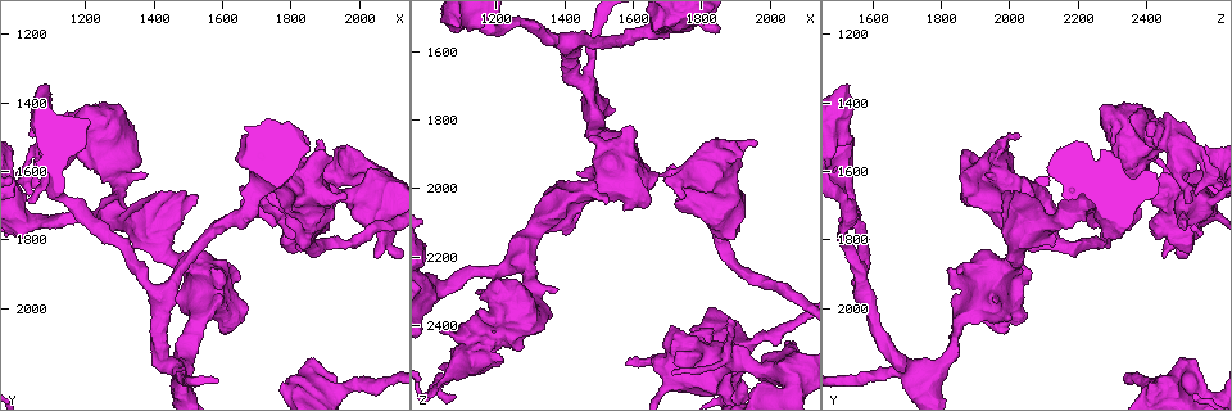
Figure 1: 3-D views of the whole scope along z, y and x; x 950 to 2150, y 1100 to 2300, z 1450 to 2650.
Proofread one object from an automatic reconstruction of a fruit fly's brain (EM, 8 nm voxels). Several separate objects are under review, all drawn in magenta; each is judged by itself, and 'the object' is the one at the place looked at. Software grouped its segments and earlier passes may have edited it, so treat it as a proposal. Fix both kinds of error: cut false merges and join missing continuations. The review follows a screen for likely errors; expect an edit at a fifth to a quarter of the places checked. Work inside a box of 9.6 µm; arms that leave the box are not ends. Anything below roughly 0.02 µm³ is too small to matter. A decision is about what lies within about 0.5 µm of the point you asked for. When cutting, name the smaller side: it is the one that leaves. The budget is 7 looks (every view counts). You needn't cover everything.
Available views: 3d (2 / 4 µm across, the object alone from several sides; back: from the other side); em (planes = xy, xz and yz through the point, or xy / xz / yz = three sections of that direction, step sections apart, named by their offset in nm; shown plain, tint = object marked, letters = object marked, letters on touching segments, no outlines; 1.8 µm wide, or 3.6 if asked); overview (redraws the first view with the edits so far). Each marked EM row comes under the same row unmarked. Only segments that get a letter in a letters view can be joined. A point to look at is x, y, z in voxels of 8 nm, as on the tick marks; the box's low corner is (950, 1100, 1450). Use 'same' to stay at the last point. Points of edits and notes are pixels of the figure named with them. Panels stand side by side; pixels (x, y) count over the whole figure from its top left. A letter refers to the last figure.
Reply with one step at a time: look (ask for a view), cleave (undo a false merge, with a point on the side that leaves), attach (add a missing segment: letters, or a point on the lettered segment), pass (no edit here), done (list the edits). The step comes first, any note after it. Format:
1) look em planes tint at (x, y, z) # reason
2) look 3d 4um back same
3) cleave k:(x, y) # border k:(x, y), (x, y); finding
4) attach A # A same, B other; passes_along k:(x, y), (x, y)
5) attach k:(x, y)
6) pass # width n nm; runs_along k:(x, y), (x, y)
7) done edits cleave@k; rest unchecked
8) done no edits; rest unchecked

look em planes letters at (1040, 1470, 2410) # an open end

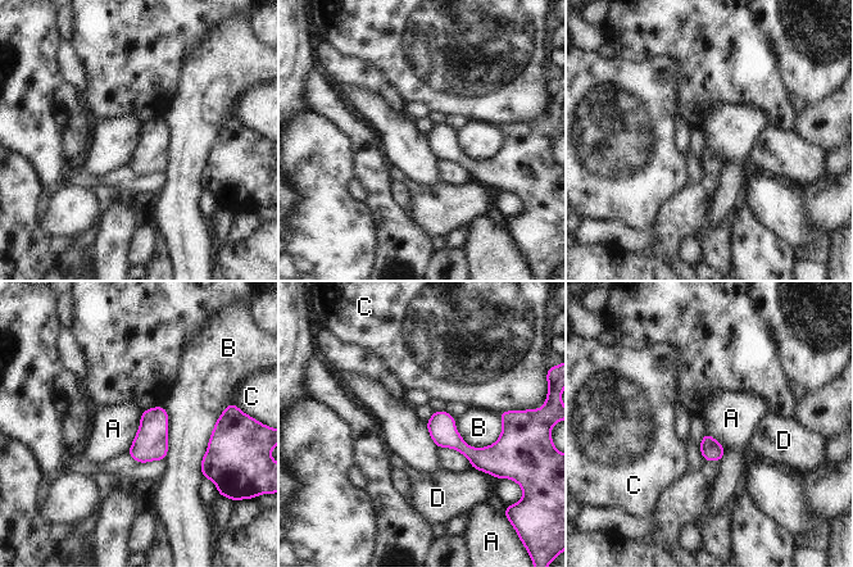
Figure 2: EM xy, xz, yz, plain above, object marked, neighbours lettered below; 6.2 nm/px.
pass # A other, B other, C other, D other; none of them fits

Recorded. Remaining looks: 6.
look em planes letters at (1760, 1660, 2470) # thick turns thin

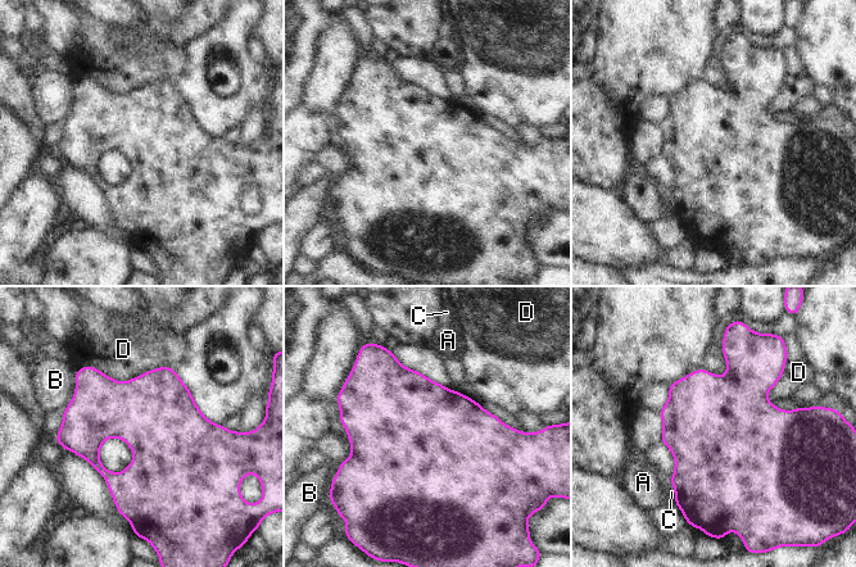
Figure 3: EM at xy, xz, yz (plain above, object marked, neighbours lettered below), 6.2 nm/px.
pass # longest_contact D 900 nm; A other, B other, C other, D other; border 3:(89, 364), (221, 425); one cell here

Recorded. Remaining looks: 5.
look 3d 4um at (1890, 1540, 1860) # free end

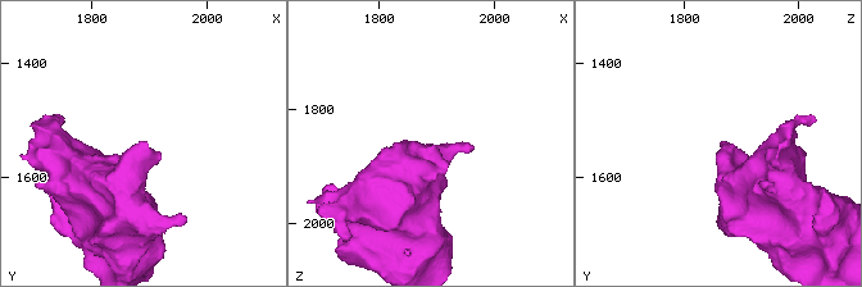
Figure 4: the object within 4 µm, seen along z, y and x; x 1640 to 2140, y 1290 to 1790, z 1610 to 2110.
look em planes letters at (1895, 1545, 1865) # need the tissue

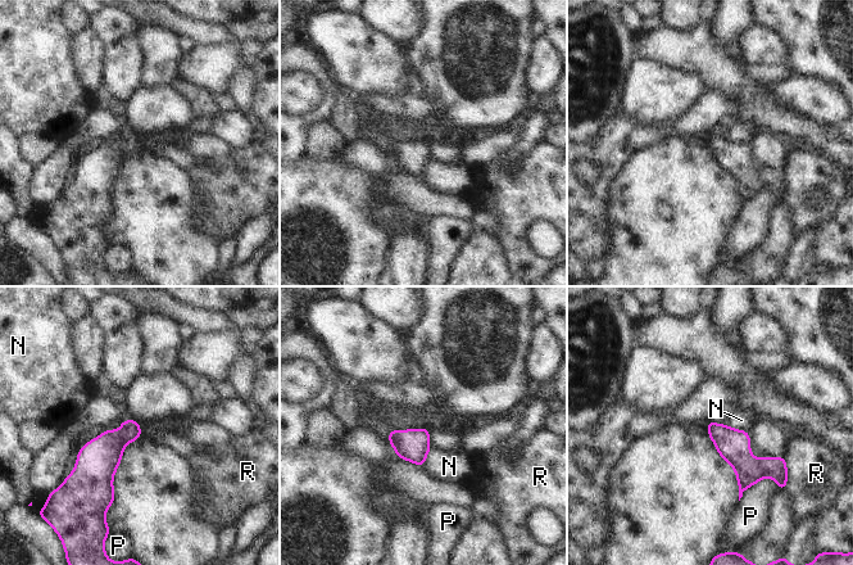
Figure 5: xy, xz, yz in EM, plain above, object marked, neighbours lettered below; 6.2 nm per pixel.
pass # N other, P other, R other; border 5:(725, 424), (747, 432); none of them fits

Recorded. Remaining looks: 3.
done no edits; rest unchecked

